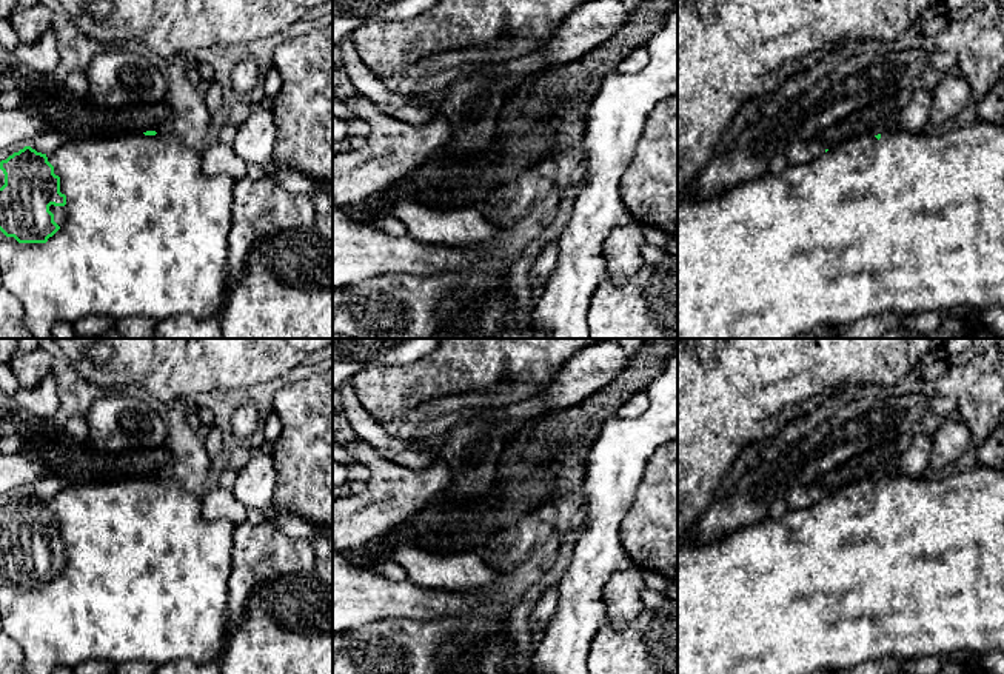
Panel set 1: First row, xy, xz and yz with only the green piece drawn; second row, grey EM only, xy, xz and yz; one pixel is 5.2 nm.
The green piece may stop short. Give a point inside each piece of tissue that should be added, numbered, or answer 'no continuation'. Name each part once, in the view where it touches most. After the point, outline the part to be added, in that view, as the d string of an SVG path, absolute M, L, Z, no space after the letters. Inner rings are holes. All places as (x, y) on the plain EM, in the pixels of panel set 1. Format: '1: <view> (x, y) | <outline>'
1: xy (143, 577) | M160 479L63 485L46 502L60 522L60 537L66 540L65 551L49 551L60 574L46 588L18 588L0 576L0 631L20 646L29 674L52 674L62 665L74 669L89 660L160 666L176 660L206 665L222 657L234 549L229 520L208 520L200 497Z

